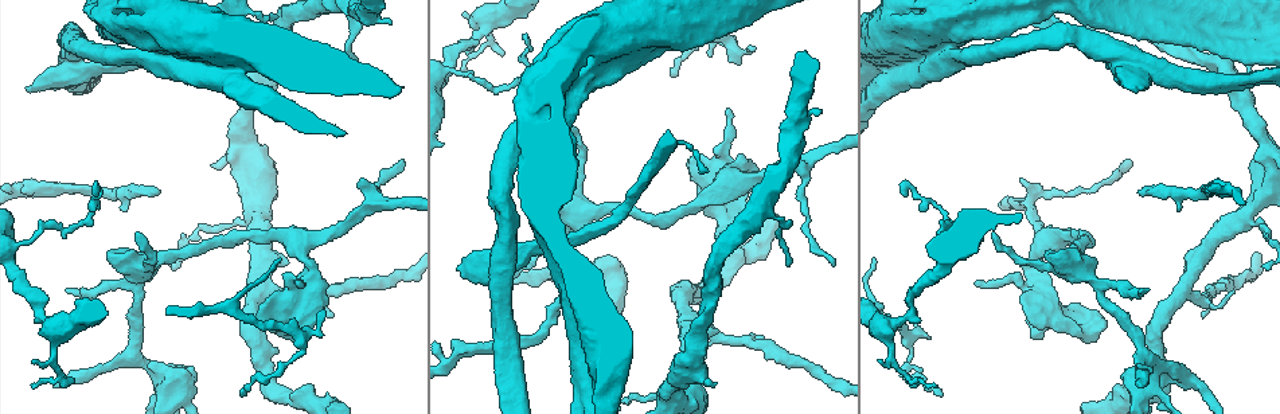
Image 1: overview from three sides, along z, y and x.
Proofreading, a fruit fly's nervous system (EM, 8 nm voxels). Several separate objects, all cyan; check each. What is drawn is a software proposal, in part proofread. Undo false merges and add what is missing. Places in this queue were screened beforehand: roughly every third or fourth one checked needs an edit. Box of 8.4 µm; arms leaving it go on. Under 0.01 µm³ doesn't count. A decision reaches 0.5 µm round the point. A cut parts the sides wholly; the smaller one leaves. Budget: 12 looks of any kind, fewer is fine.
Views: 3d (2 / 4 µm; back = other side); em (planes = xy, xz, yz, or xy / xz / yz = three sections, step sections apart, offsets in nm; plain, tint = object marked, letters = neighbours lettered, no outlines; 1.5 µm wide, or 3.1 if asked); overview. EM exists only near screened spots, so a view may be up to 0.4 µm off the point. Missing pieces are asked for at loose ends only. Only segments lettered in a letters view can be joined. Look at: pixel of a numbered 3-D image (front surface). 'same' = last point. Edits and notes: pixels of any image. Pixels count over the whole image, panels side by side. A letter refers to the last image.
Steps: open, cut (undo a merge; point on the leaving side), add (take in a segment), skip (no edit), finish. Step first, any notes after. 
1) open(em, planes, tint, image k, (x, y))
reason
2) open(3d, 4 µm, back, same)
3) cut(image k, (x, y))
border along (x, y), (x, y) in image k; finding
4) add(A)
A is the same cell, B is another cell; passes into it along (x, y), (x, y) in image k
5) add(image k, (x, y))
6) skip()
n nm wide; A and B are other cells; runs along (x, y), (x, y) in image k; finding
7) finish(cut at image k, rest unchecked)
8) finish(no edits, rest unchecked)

open(3d, 2 µm, image 1, (1145, 191))
long arm stops here

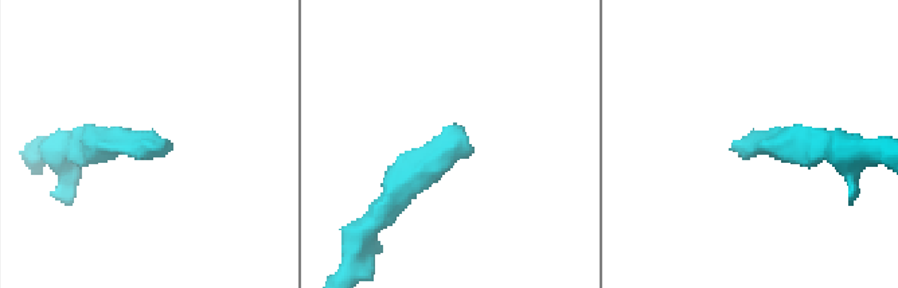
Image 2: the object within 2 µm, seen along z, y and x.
open(em, xy, step 4, letters, image 2, (167, 151))
shape alone is not enough

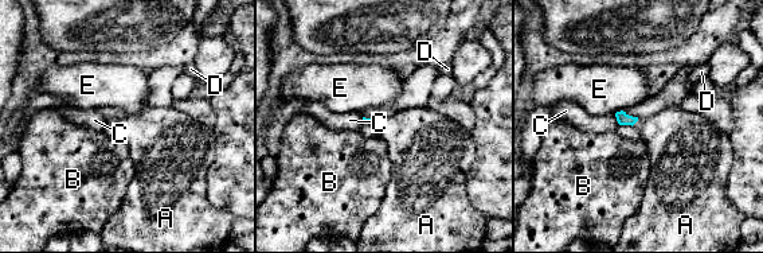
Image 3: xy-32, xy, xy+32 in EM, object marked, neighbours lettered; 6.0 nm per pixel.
add(image 3, (673, 136))
A is the same cell, B, C, D and E are other cells; passes into it along (622, 117), (634, 123), (673, 136) in image 3; the neuron continues

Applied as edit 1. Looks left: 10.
open(em, planes, tint, image 1, (1138, 385))
an open end

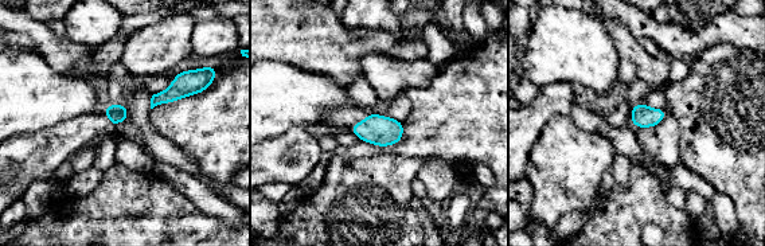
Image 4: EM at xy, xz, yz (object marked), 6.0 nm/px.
open(em, planes, letters, same)

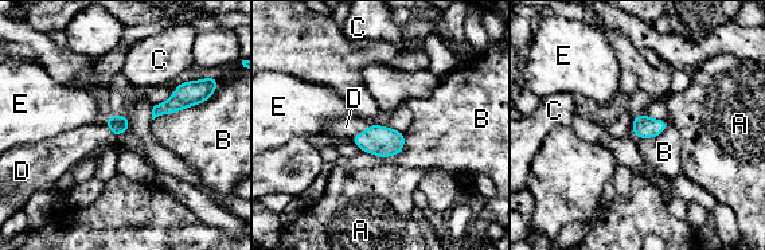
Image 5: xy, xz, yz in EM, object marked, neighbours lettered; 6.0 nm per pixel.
add(image 5, (346, 127))
110 nm wide; D is the same cell, A, B, C and E are other cells; passes into it along (382, 141), (362, 132), (346, 127) in image 5; it goes on there

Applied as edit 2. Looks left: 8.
open(overview)

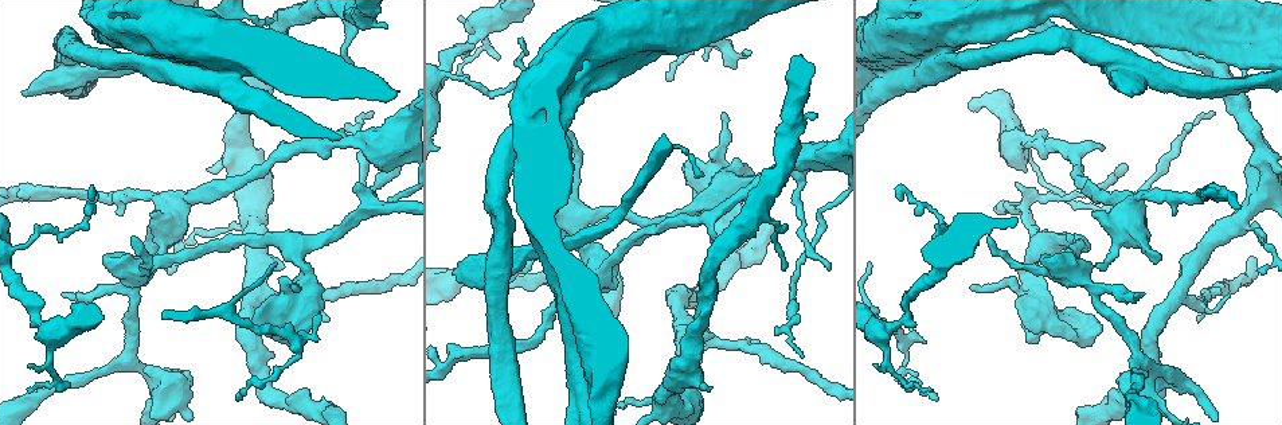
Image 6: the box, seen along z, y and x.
open(em, yz, step 4, letters, image 6, (670, 79))
branch stops here

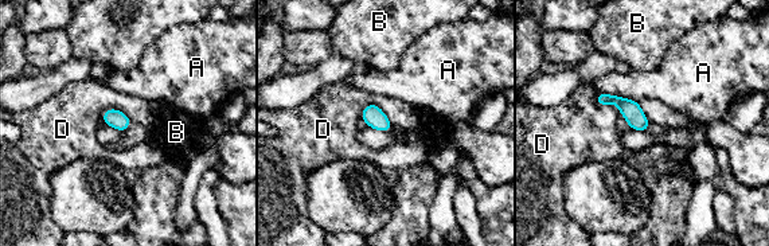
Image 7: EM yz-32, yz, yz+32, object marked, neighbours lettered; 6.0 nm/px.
skip()
120 nm wide; A, B and D are other cells; border along (360, 109), (375, 104), (394, 125) in image 7; no lettered segment goes on from it

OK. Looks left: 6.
open(em, yz, step 8, tint, image 6, (896, 187))
long arm stops here

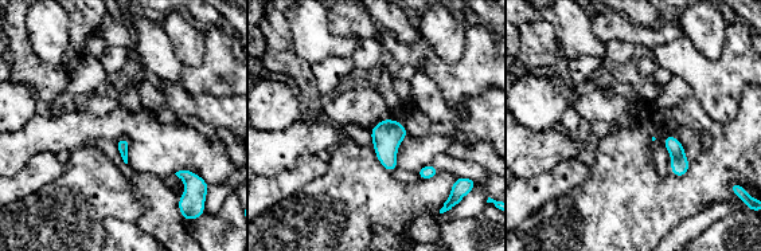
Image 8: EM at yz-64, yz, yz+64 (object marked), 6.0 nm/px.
open(em, planes, tint, same)

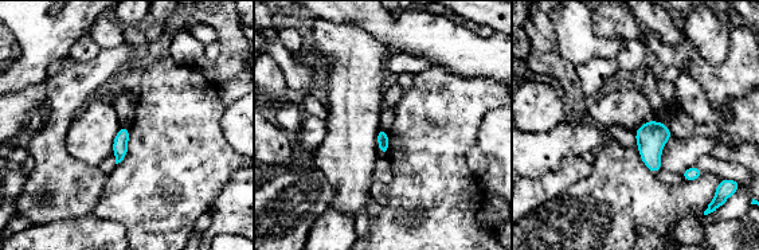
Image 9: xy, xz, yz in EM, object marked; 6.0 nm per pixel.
open(em, planes, letters, same)
what lies round it

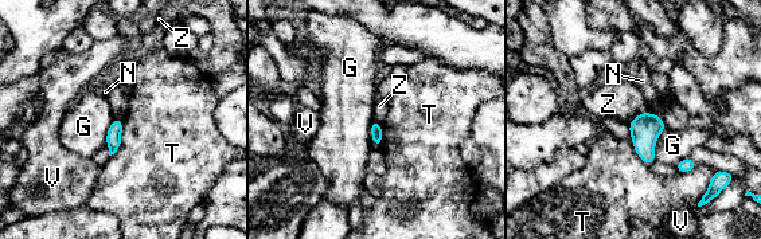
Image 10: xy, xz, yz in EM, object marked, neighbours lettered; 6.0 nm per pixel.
skip()
G, N, T, V and Z are other cells; border along (646, 110), (639, 113), (628, 125) in image 10; none of them fits

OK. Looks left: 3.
finish(add at image 3, add at image 5, rest unchecked)

